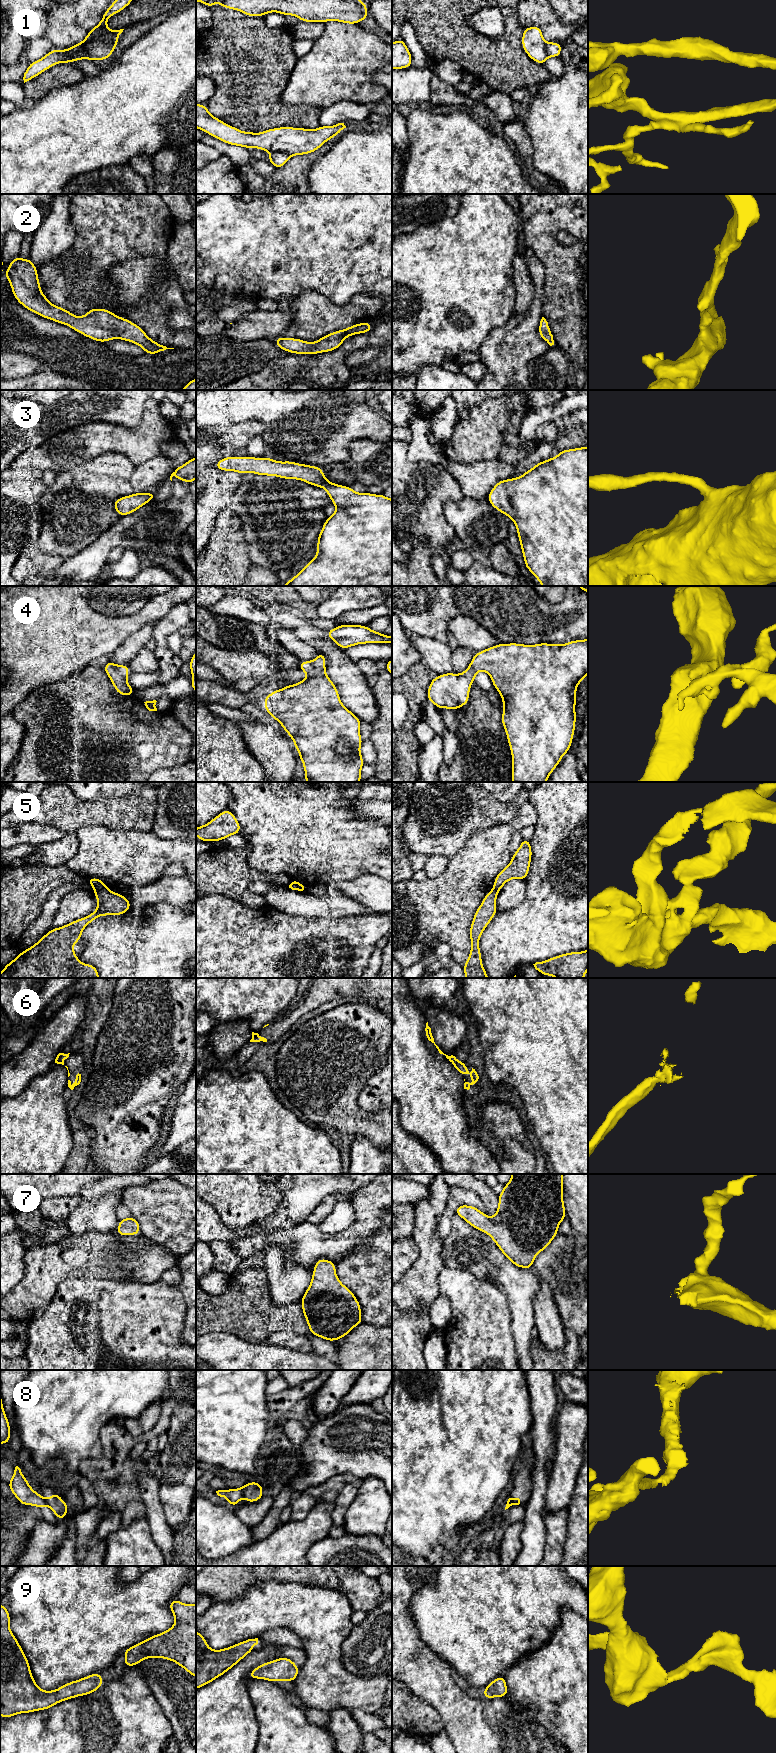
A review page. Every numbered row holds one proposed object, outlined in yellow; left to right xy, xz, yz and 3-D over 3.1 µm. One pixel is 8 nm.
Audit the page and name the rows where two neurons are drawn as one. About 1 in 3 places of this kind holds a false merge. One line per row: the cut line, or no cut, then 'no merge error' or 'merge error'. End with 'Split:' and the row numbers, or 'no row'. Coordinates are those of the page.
1: cut xy (88, 43), (84, 50), (64, 61); merge error
2: cut none; no merge error
3: cut none; no merge error
4: cut none; no merge error
5: cut xy (106, 888), (95, 891); merge error
6: cut yz (450, 1056), (448, 1058); merge error
7: cut none; no merge error
8: cut xz (241, 1488), (243, 1496); merge error
9: cut none; no merge error
Split: 1, 5, 6, 8

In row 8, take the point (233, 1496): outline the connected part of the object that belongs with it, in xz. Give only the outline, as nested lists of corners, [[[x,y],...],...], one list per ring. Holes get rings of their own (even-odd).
[[[242,1488],[218,1490],[216,1493],[220,1497],[224,1497],[230,1503],[231,1507],[235,1507],[243,1497]]]

